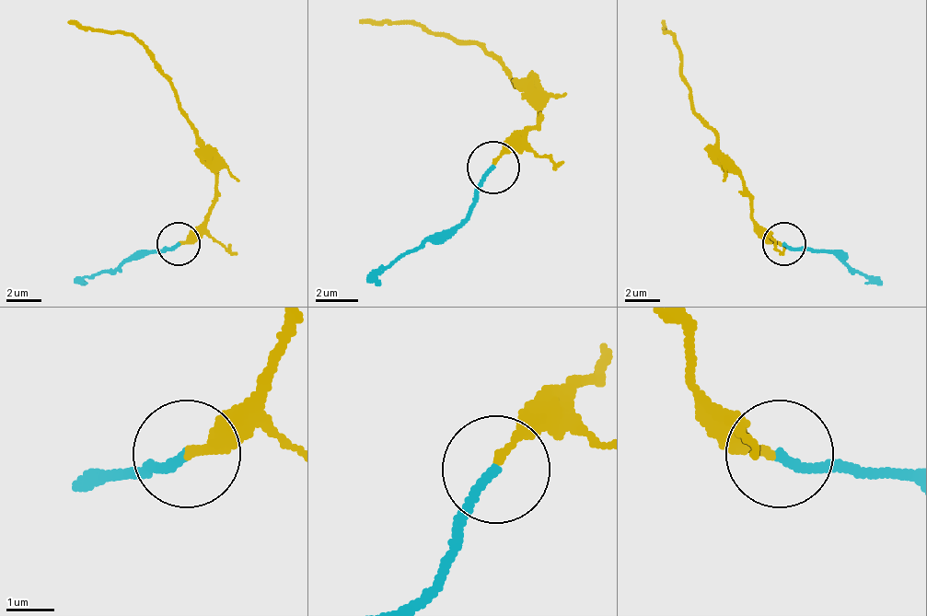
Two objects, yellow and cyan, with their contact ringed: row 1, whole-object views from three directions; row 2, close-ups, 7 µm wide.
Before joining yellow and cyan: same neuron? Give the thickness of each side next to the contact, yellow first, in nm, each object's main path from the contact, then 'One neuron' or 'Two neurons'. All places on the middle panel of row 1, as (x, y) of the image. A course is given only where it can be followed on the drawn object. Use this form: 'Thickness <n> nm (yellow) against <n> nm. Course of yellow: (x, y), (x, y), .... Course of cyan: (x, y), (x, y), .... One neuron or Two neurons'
Thickness 180 nm (yellow) against 180 nm. Course of yellow: (492, 166), (523, 129), (538, 118), (538, 108), (480, 45), (434, 34), (418, 24), (381, 24), (360, 18). Course of cyan: (492, 166), (449, 228), (365, 281). One neuron

